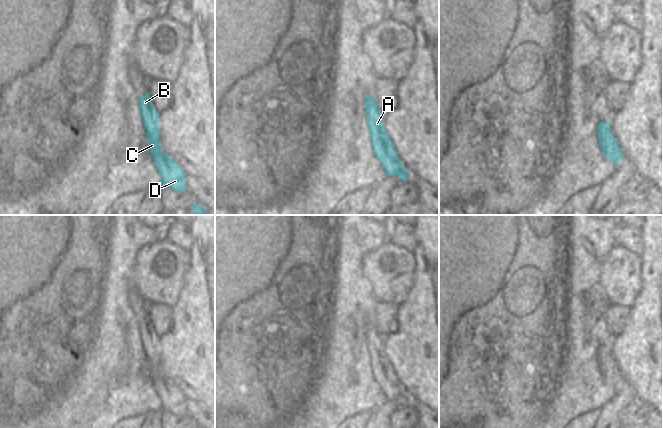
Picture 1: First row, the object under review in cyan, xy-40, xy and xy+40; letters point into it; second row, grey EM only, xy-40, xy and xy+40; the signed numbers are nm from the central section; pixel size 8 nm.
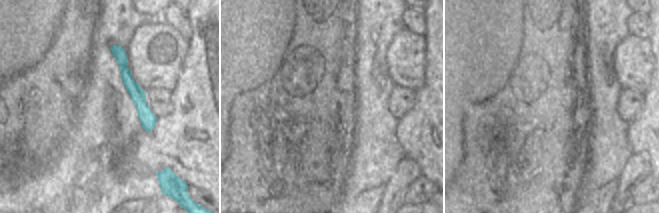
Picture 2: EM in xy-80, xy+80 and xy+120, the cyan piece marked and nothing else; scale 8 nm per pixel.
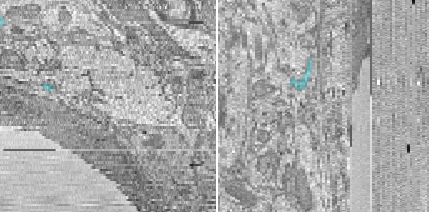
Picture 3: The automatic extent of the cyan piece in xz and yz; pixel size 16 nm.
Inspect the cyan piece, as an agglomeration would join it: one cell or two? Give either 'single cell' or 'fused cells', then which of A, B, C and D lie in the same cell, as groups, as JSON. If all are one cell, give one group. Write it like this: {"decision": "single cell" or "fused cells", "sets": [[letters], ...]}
{"decision": "fused cells", "sets": [["A", "B", "C"], ["D"]]}

